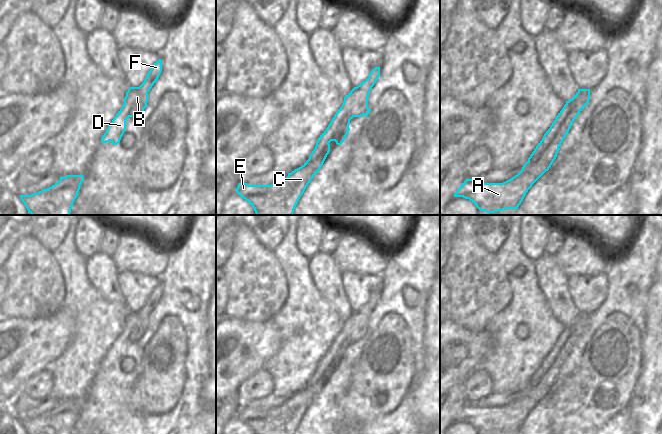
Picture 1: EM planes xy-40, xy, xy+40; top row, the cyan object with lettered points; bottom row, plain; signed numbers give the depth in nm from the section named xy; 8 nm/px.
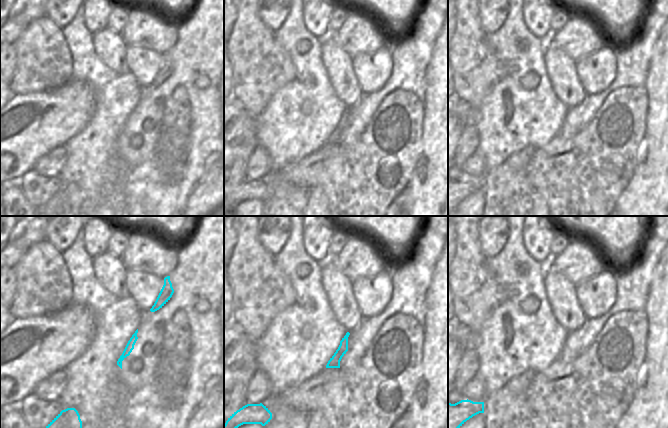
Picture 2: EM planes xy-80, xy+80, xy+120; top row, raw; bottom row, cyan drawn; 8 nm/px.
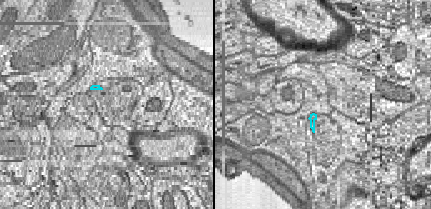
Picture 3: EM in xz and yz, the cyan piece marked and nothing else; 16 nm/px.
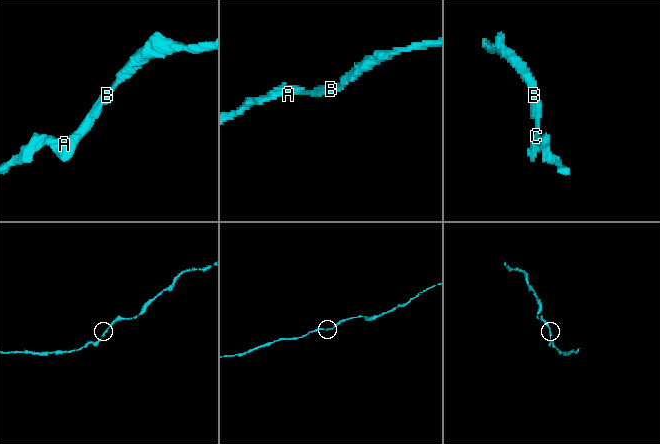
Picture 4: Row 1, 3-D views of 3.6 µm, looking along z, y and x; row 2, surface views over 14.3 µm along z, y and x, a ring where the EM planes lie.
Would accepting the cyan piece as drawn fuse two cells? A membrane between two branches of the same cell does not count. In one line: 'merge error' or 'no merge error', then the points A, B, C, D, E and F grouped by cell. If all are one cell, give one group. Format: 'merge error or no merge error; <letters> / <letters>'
no merge error; A B C D E F

